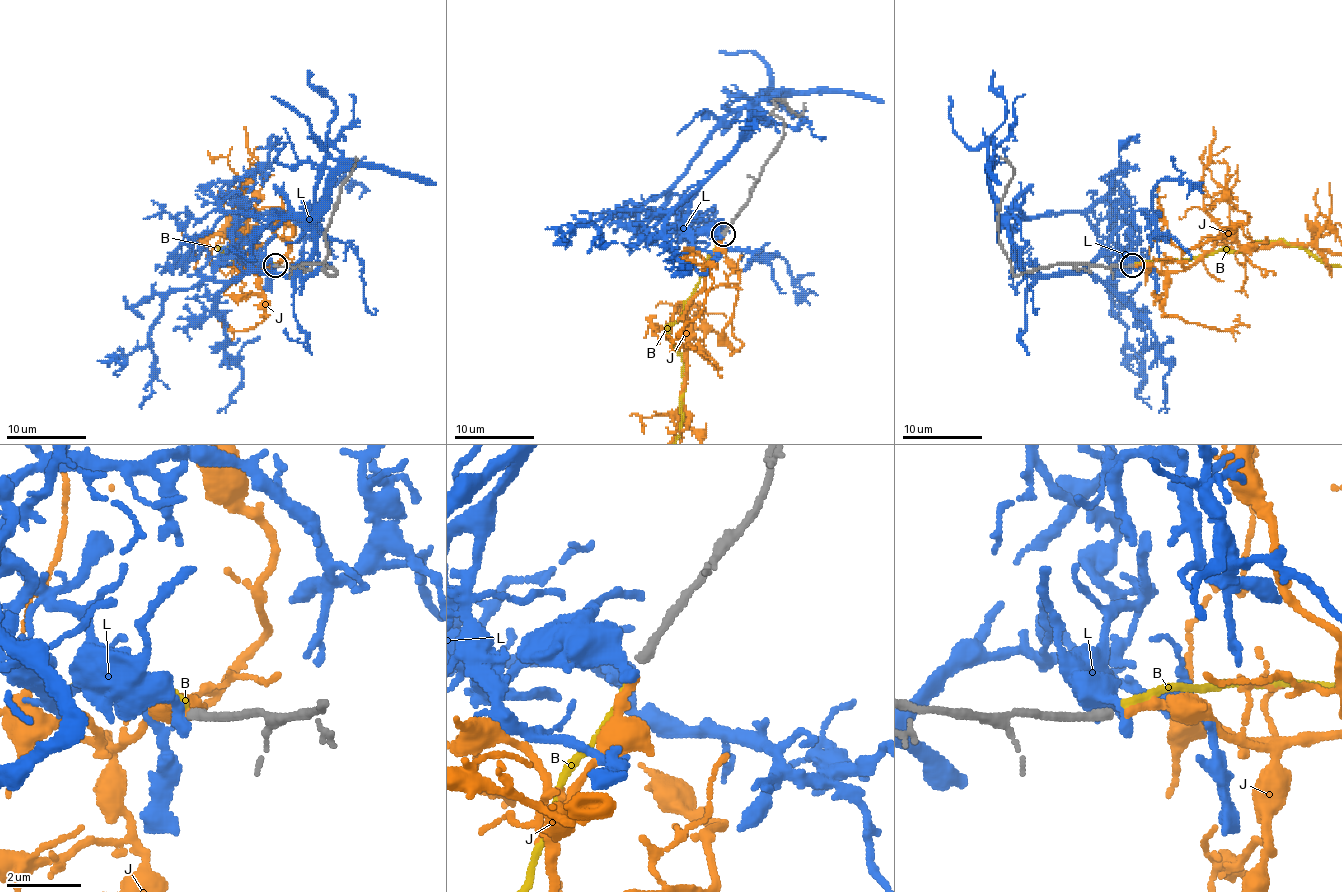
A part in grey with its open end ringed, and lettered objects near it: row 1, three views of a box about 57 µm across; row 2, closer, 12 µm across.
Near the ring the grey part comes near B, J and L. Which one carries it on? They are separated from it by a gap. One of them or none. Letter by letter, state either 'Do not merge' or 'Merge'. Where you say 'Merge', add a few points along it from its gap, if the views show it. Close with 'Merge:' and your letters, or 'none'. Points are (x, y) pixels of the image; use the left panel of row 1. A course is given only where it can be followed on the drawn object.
B: Merge
J: Do not merge
L: Do not merge
Merge: B

